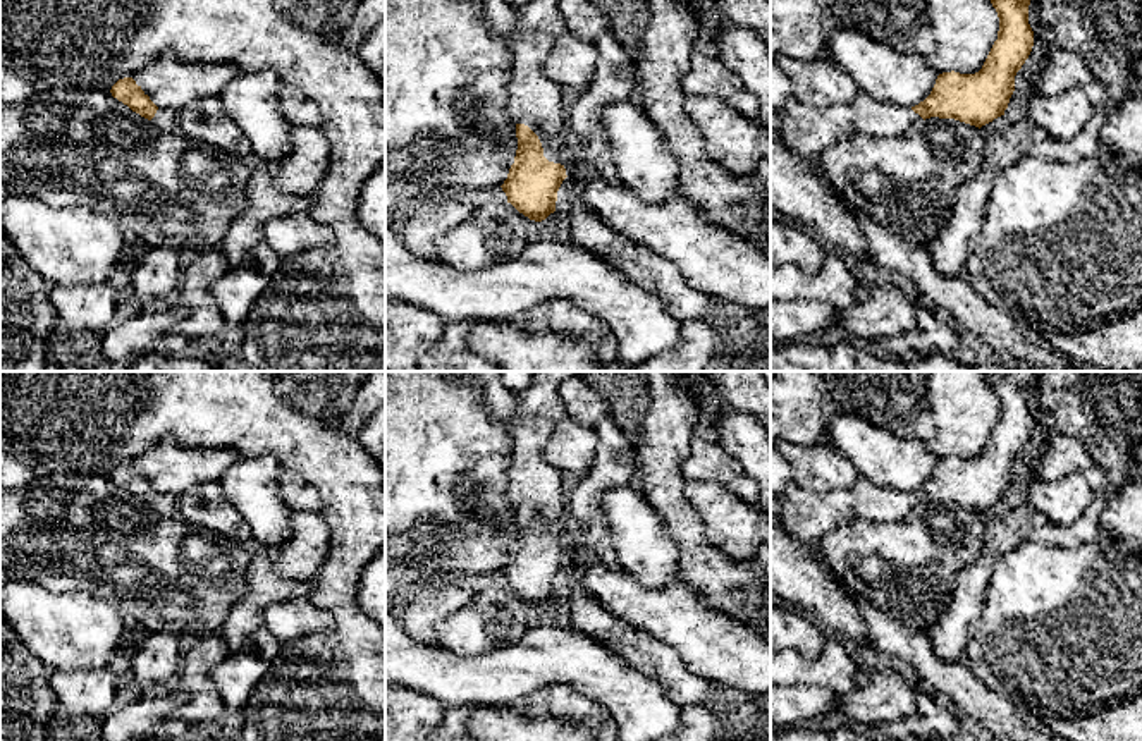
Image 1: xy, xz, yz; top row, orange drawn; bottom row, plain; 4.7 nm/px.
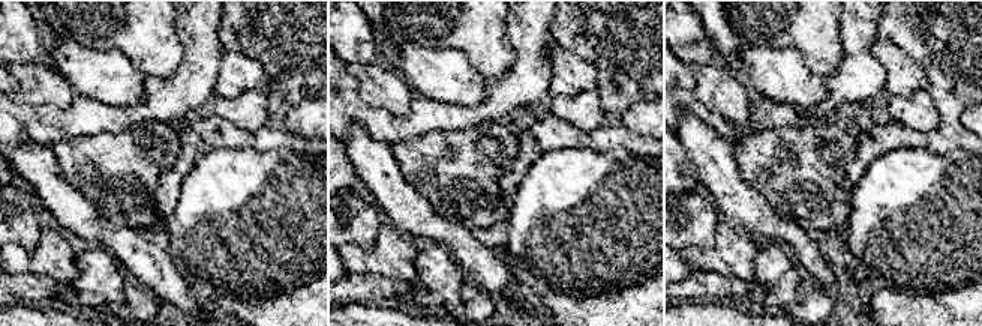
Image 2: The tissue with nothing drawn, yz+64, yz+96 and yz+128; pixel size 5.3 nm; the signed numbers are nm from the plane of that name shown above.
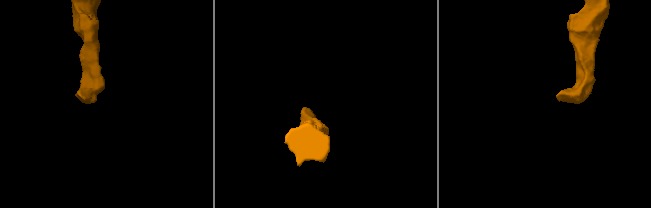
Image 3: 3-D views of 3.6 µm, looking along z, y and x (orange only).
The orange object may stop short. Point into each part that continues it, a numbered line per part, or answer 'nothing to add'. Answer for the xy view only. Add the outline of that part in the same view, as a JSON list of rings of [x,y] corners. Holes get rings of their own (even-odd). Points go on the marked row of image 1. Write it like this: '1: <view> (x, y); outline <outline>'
1: xy (165, 119); outline [[[158,108],[150,120],[151,127],[158,132],[172,132],[179,127],[179,113],[172,108]]]

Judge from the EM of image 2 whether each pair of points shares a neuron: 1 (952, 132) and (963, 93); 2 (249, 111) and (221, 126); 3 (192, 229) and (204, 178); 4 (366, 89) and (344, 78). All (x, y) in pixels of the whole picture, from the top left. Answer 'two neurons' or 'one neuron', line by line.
1: one neuron
2: two neurons
3: one neuron
4: two neurons

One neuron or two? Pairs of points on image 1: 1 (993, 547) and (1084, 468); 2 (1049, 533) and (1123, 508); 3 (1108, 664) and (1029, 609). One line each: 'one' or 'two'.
1: two
2: two
3: one

